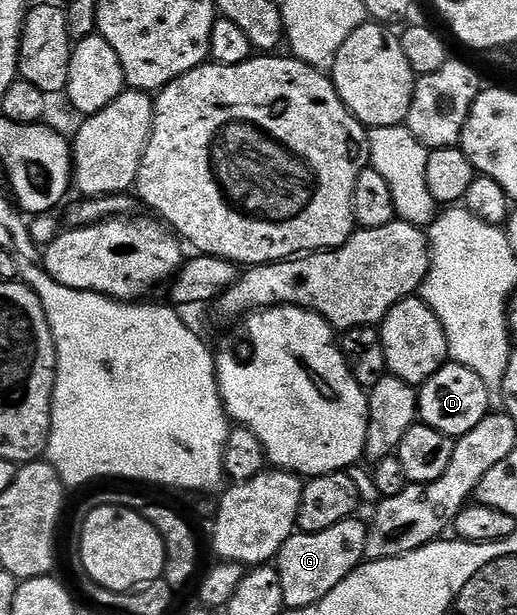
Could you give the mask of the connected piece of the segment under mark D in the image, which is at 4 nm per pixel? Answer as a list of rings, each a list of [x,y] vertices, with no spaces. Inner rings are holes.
[[[449,362],[441,366],[435,376],[431,376],[419,388],[417,396],[417,412],[420,421],[426,426],[443,432],[454,440],[462,438],[479,420],[483,420],[491,412],[489,389],[471,368],[463,368],[457,362]]]

